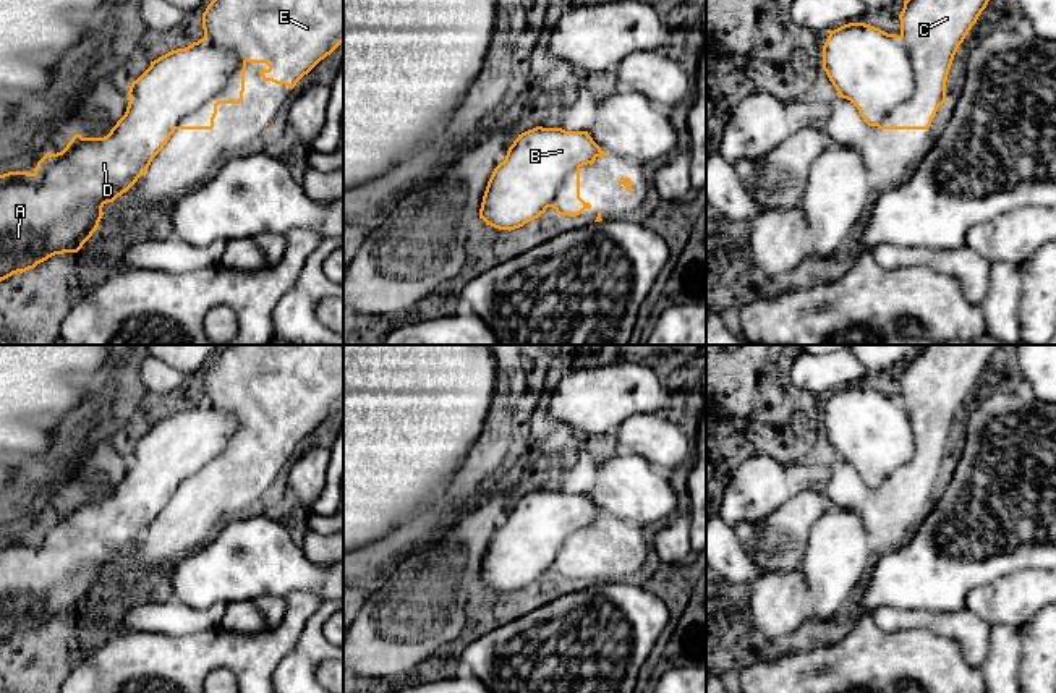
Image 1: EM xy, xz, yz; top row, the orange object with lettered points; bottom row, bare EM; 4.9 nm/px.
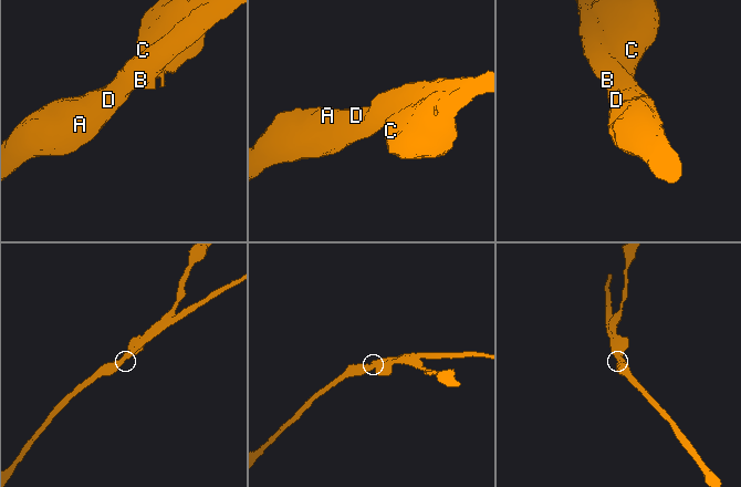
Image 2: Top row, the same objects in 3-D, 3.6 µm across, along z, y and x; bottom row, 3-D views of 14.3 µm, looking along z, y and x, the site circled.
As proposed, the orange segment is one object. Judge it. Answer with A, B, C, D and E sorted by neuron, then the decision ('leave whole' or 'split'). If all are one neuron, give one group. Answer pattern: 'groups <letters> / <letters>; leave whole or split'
groups A B D / C E; split

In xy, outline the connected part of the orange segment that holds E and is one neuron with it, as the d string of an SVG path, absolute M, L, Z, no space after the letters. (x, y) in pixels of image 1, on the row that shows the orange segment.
M212 0L202 13L204 37L220 49L238 53L236 70L225 87L177 130L212 130L219 104L240 104L245 92L246 63L266 63L262 81L290 89L343 42L343 0Z

